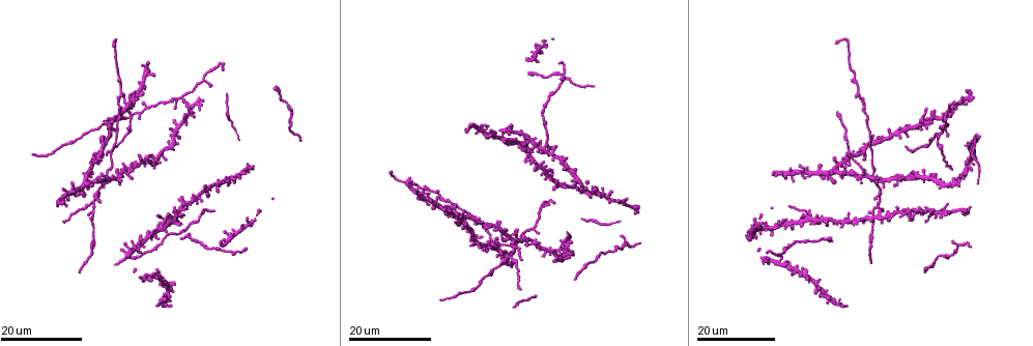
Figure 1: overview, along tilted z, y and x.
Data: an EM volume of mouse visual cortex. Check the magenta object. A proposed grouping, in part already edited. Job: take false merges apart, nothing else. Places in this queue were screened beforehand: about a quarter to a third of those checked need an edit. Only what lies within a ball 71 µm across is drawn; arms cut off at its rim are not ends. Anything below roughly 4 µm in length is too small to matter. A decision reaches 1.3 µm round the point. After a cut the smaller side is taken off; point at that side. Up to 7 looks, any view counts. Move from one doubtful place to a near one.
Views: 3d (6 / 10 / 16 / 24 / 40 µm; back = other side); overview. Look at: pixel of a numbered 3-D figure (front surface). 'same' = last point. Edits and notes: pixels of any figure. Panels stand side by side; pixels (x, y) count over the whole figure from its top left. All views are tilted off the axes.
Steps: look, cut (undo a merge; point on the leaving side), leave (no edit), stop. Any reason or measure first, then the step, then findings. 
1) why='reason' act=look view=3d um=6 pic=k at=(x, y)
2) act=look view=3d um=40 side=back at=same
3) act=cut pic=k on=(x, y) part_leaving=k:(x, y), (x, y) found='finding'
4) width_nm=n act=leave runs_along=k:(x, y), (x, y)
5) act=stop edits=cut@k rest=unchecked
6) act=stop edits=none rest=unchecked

why='a fork' act=look view=3d um=24 pic=1 at=(130, 116)

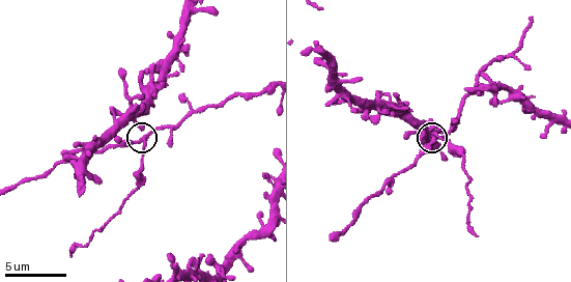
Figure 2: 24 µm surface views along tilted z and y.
act=look view=3d um=10 pic=2 at=(432, 140)

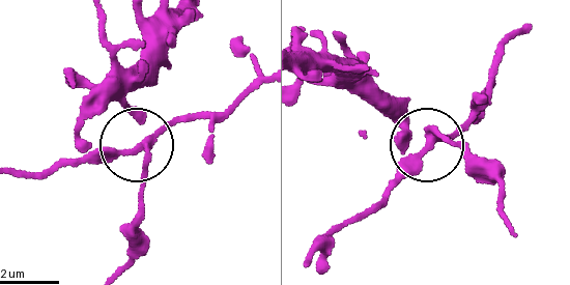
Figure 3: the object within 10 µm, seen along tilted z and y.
width_nm=210 act=cut pic=3 on=(139, 193) part_leaving=3:(143, 150), (135, 253), (121, 273) found='two neurons meet here'

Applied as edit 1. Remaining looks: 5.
act=look view=overview

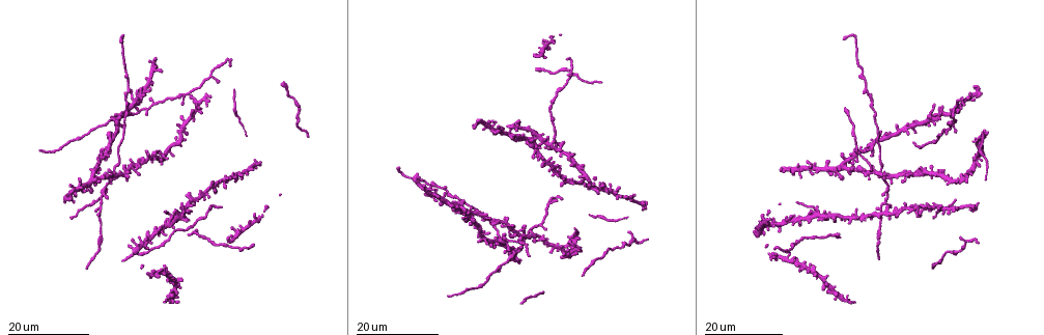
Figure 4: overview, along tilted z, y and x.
why='side arm on a straight run' act=look view=3d um=16 pic=4 at=(154, 104)

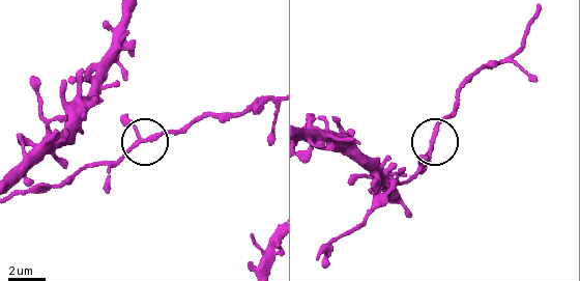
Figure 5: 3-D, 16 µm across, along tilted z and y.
act=look view=3d um=6 pic=5 at=(142, 142)

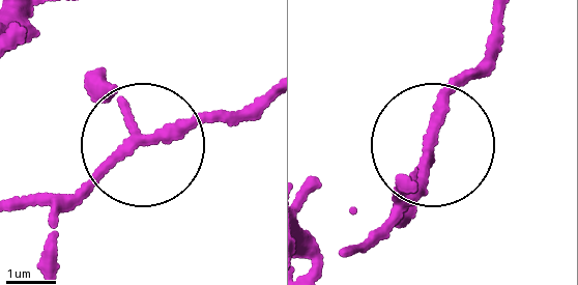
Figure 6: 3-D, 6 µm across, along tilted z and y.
arms=3 act=leave found='all the same neuron'

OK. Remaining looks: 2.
act=look view=3d um=6 pic=2 at=(506, 58)

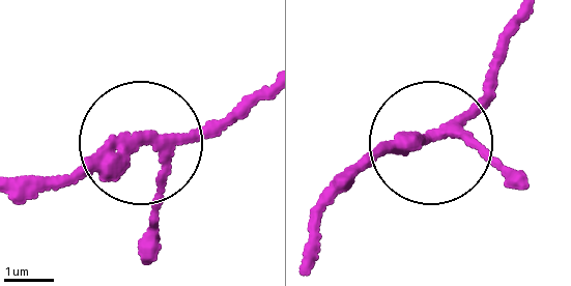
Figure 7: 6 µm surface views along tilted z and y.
arms=3 act=leave runs_along=7:(310, 241), (372, 165), (455, 131), (487, 103), (506, 60) found='one neuron here'

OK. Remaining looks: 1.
act=stop edits=cut@3 rest=unchecked

